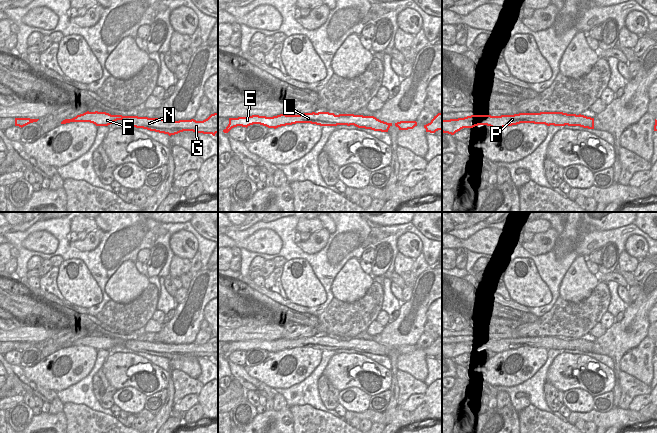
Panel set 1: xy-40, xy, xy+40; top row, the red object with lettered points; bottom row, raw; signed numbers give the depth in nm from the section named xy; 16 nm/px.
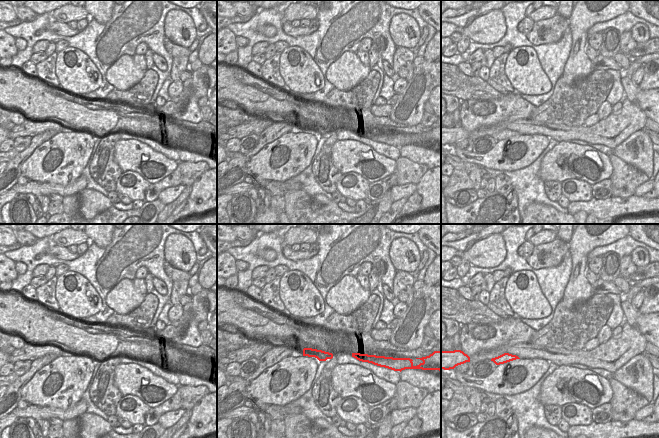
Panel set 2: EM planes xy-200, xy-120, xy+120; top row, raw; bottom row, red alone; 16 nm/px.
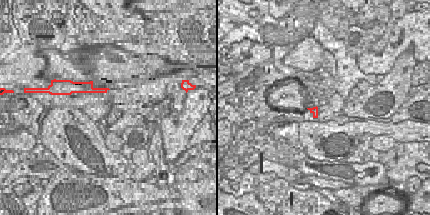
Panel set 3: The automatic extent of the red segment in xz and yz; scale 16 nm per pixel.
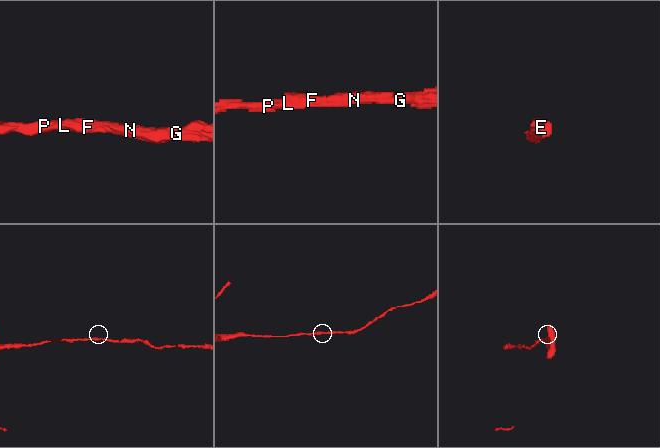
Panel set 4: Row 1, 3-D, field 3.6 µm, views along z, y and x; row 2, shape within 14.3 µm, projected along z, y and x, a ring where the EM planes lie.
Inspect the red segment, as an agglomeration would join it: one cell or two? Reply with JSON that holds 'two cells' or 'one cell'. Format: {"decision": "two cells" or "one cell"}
{"decision": "one cell"}

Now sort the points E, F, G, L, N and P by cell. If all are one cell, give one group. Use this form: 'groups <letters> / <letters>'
groups E F G L N P

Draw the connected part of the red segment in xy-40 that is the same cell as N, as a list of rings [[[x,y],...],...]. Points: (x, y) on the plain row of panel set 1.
[[[85,336],[72,343],[65,343],[61,348],[70,346],[90,346],[96,350],[108,350],[117,344],[122,344],[126,348],[136,352],[143,352],[150,355],[168,358],[169,360],[183,355],[193,355],[196,357],[212,358],[218,357],[218,337],[211,338],[203,345],[191,344],[164,344],[160,342],[148,342],[138,340],[111,339],[106,336]]]

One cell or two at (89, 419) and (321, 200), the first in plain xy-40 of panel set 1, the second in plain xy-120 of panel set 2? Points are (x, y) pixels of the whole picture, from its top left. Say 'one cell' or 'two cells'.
two cells

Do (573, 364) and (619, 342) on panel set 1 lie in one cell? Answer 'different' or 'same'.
different

